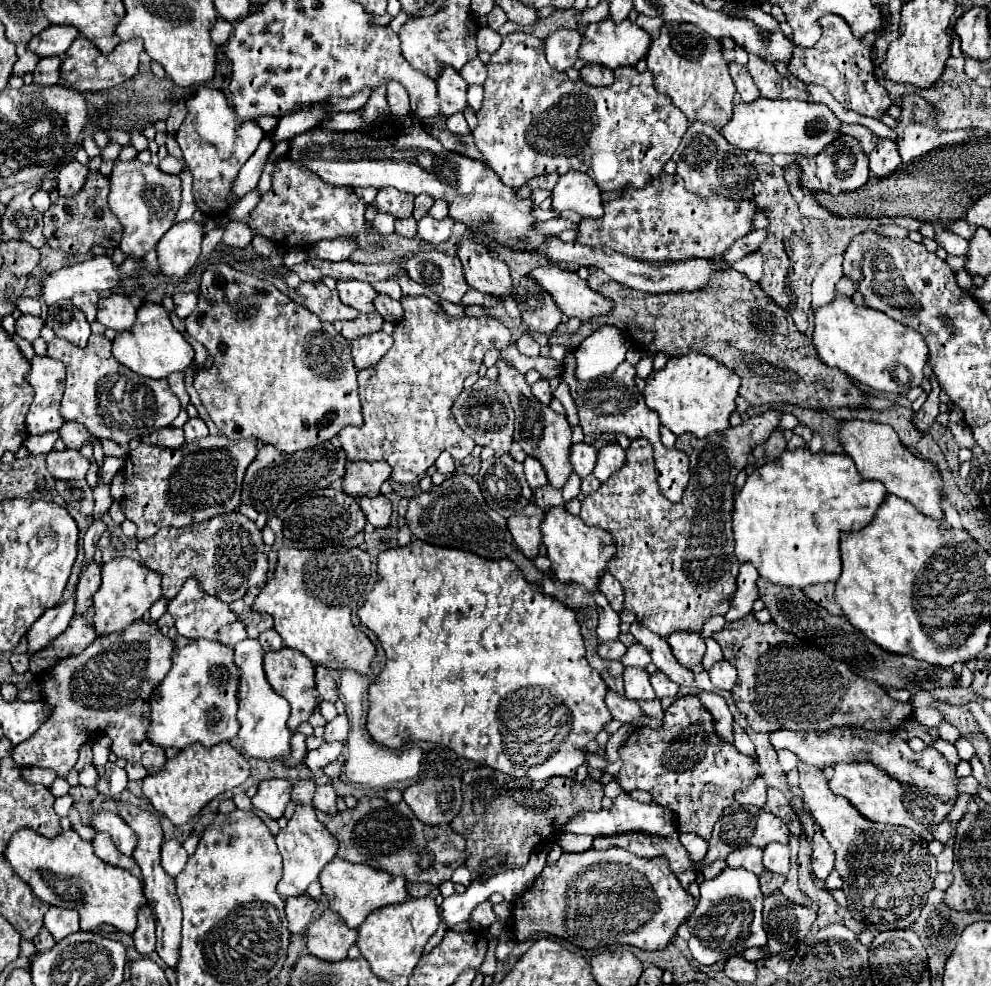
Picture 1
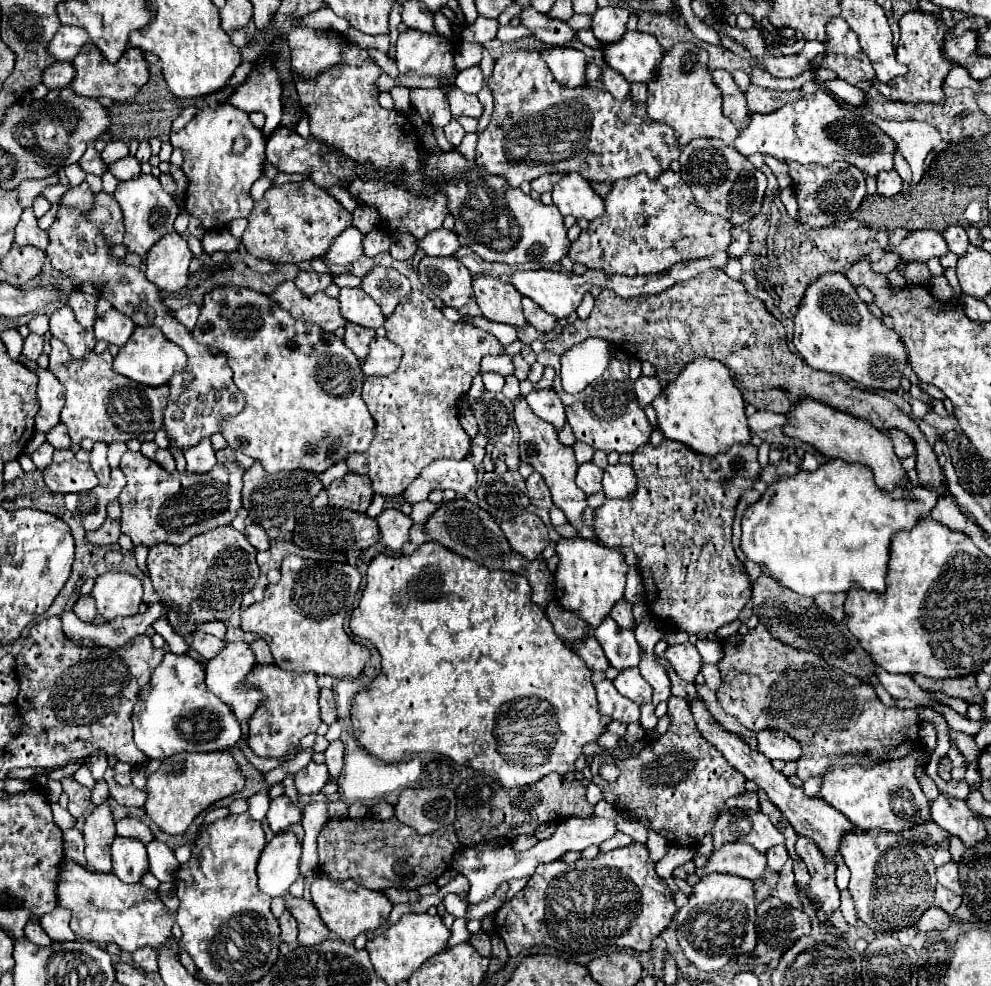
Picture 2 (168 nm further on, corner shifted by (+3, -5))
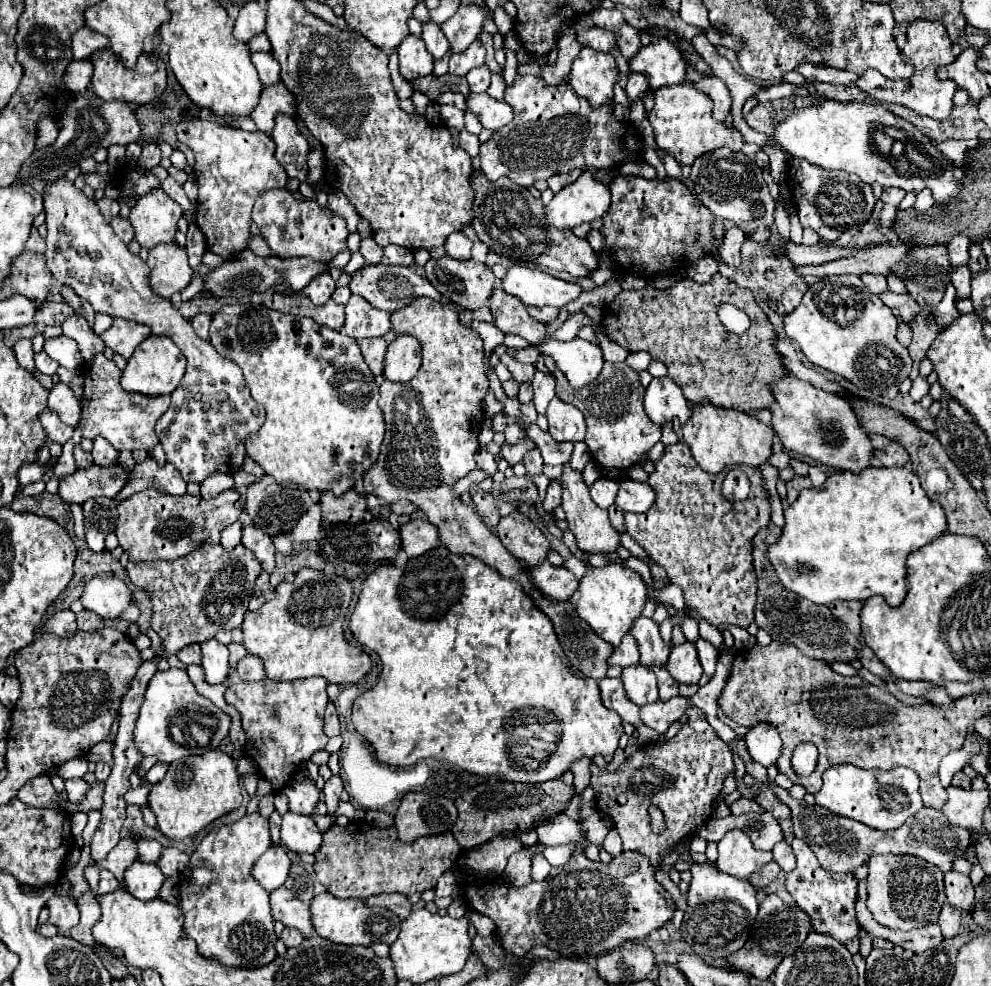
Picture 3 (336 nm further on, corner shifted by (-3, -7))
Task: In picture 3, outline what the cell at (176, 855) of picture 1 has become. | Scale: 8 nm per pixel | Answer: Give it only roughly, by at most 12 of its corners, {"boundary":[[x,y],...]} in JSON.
{"boundary":[[143,835],[137,841],[137,861],[155,863],[161,857],[161,843]]}

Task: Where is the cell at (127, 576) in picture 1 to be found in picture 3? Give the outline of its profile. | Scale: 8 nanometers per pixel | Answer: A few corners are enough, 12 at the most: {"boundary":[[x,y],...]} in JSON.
{"boundary":[[103,573],[85,583],[79,601],[101,619],[131,605],[119,577]]}

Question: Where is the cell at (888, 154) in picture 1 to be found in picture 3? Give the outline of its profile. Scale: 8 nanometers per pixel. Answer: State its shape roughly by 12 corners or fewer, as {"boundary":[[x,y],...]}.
{"boundary":[[885,189],[883,203],[899,205],[905,197],[903,189]]}

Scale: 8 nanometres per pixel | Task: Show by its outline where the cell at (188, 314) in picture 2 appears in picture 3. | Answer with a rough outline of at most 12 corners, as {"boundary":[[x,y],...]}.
{"boundary":[[197,315],[191,319],[195,333],[209,339],[211,315]]}

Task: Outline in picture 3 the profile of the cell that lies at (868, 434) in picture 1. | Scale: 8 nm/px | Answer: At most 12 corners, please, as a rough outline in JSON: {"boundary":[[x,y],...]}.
{"boundary":[[771,383],[783,447],[859,473],[873,445],[847,399]]}

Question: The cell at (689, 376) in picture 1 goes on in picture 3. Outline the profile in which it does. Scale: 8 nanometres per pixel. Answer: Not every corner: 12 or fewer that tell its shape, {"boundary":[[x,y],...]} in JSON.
{"boundary":[[695,405],[673,421],[707,473],[761,467],[773,429],[735,409]]}

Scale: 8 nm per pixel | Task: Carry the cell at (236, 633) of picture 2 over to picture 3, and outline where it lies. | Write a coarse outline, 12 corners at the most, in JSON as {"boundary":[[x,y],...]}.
{"boundary":[[231,643],[231,673],[237,663],[247,655],[241,643]]}

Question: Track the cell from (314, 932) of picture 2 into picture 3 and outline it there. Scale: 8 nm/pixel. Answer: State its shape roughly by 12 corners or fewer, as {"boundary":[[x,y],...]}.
{"boundary":[[285,887],[271,891],[271,915],[285,927],[313,933],[309,905]]}

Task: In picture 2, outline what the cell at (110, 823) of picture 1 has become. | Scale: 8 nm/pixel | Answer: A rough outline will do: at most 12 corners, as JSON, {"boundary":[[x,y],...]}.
{"boundary":[[115,835],[113,873],[123,883],[139,883],[149,869],[139,839]]}

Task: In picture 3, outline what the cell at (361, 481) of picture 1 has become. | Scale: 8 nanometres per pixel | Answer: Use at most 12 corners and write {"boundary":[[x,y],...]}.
{"boundary":[[355,489],[319,499],[325,525],[361,523],[367,507]]}

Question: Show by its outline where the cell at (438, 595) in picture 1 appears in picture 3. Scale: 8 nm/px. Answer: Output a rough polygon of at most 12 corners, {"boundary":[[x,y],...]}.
{"boundary":[[437,547],[363,581],[385,765],[543,783],[621,717],[515,579]]}

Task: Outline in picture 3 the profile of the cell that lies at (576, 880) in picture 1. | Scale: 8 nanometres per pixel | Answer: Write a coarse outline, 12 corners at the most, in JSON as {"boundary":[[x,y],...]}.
{"boundary":[[583,849],[539,883],[463,875],[507,953],[569,959],[675,913],[647,857]]}

